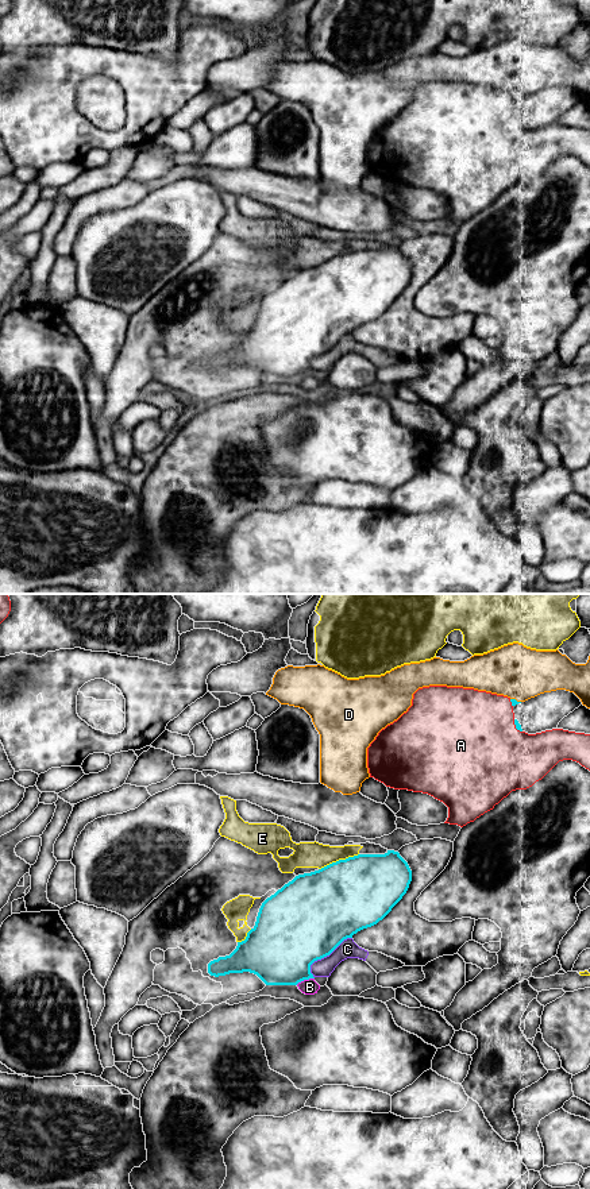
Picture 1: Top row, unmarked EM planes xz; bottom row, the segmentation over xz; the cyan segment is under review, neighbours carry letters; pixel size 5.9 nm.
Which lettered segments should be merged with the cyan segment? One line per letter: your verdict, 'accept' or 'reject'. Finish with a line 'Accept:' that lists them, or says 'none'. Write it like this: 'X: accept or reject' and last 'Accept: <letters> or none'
A: reject
B: reject
C: reject
D: reject
E: reject
Accept: none

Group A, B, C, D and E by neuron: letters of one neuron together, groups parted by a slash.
A / B / C E / D

